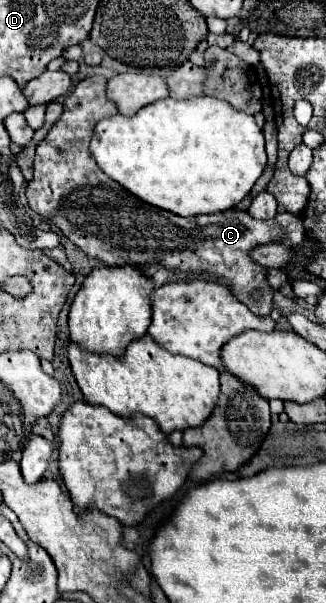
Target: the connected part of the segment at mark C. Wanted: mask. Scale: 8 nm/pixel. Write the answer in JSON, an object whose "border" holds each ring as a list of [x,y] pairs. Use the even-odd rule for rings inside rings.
{"border":[[[101,75],[87,77],[71,89],[71,93],[63,101],[63,115],[51,127],[47,137],[37,145],[37,153],[33,161],[33,179],[27,183],[29,207],[35,213],[47,217],[53,225],[57,225],[63,231],[63,235],[67,235],[75,245],[79,245],[81,251],[85,251],[93,259],[99,259],[107,267],[149,263],[149,265],[161,265],[173,271],[191,273],[199,277],[207,273],[217,281],[223,279],[221,283],[225,283],[227,289],[235,295],[235,299],[247,305],[251,313],[259,317],[269,315],[273,305],[273,289],[267,283],[265,267],[261,267],[251,259],[251,251],[259,245],[269,245],[283,239],[285,233],[283,233],[283,227],[277,223],[277,219],[267,219],[267,221],[253,219],[247,211],[239,211],[239,209],[227,209],[223,213],[211,213],[211,215],[179,217],[171,211],[163,211],[153,205],[147,205],[145,201],[131,195],[119,183],[109,179],[89,155],[89,141],[91,141],[95,121],[115,111],[117,111],[117,105],[107,97],[107,79]],[[255,287],[259,287],[263,293],[263,299],[259,303],[251,299],[251,293]]]}

